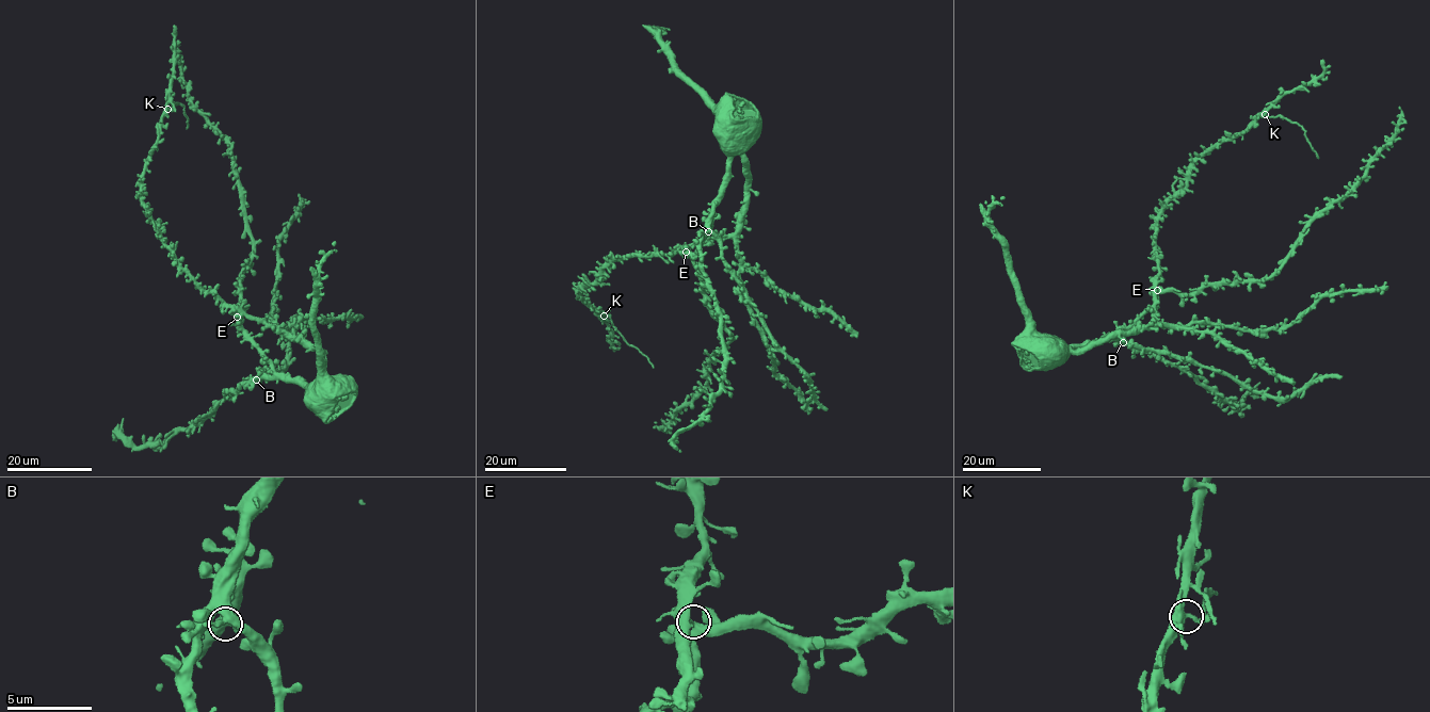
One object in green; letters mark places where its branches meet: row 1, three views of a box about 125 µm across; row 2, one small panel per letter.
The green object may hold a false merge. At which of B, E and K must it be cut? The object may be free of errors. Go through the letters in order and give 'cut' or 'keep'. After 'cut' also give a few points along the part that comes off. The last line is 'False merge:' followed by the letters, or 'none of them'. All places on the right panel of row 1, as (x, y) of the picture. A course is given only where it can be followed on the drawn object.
B: keep
E: keep
K: cut | (1265, 114), (1297, 123), (1318, 158)
False merge: K

